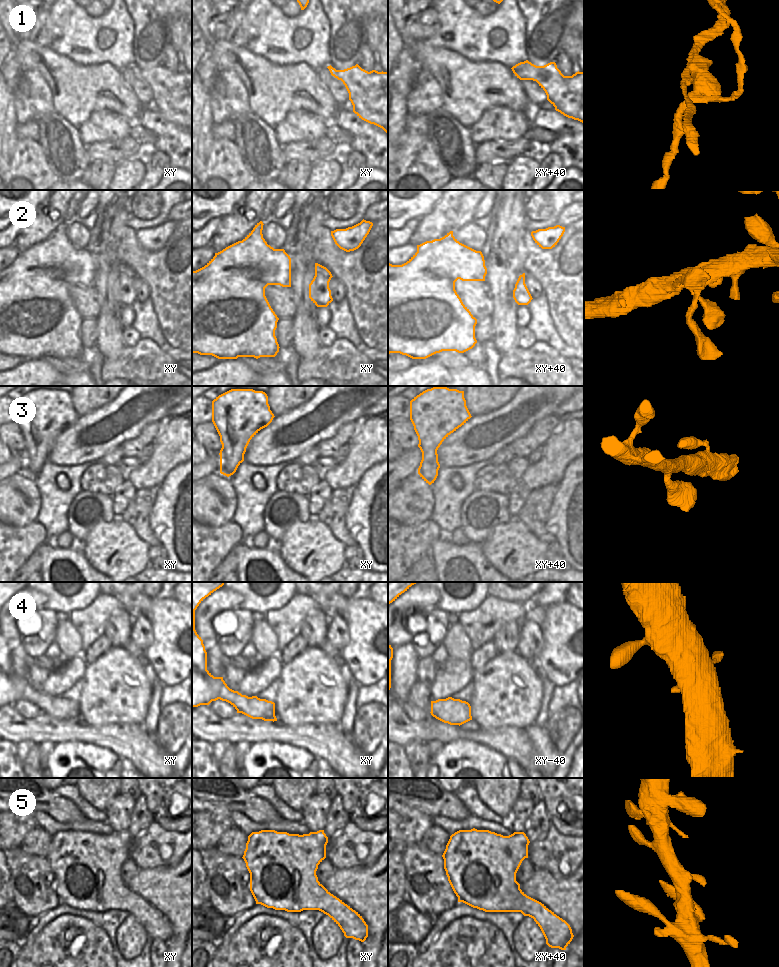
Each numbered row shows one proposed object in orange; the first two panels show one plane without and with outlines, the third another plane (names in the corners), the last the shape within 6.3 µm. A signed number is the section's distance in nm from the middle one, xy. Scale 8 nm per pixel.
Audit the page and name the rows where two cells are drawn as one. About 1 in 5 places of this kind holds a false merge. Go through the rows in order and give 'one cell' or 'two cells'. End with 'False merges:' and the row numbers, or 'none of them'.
1: two cells
2: one cell
3: one cell
4: one cell
5: one cell
False merges: 1

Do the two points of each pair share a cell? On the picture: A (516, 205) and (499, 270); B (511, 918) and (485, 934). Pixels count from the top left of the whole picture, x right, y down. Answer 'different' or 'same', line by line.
A: same
B: different

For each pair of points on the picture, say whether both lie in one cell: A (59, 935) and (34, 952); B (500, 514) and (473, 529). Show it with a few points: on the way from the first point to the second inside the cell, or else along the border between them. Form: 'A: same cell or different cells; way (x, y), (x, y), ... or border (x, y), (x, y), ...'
A: same cell; way (53, 941), (40, 952)
B: same cell; way (497, 520), (487, 528), (481, 528)

